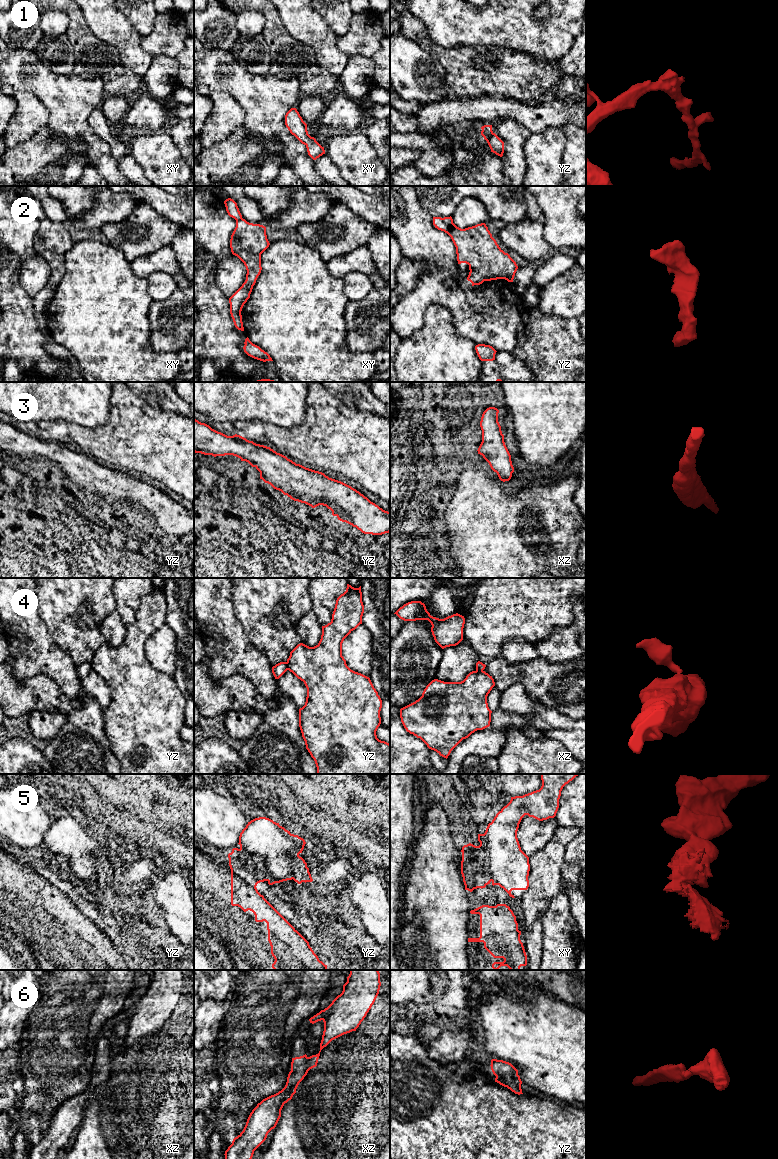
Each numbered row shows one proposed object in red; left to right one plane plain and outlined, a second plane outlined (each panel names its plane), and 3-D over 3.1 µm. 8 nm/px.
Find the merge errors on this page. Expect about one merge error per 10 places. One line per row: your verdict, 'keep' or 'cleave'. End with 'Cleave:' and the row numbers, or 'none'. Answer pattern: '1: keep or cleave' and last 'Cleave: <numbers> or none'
1: keep
2: keep
3: keep
4: cleave
5: cleave
6: keep
Cleave: 4, 5

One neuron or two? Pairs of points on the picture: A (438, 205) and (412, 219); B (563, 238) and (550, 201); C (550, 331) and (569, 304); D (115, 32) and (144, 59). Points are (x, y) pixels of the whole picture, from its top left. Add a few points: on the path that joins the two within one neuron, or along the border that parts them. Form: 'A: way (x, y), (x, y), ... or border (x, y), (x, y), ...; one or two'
A: border (417, 196), (420, 204), (433, 216); two
B: way (563, 229), (562, 216), (559, 210); one
C: border (538, 308), (548, 315), (561, 318), (575, 318); two
D: way (122, 39), (137, 54); one

